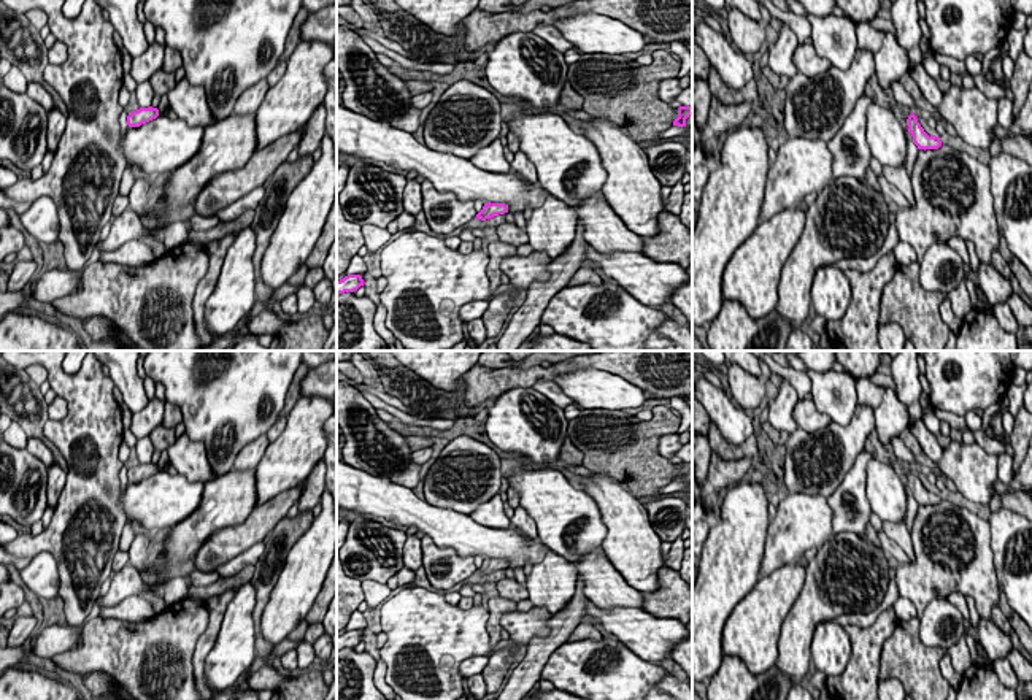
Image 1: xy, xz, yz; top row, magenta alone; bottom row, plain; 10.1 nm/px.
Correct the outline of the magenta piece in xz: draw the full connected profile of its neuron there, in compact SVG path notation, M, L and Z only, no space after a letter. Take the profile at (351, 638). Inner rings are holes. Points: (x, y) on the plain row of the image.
M348 630L343 635L337 637L337 651L345 648L356 648L360 641L364 641L360 630Z

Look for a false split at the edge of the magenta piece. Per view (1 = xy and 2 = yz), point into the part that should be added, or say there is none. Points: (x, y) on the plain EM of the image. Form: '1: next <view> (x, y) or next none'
1: next none
2: next none

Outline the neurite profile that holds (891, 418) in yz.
M884 387L881 405L875 410L875 430L878 440L888 444L894 437L899 437L908 425L908 411L902 405L891 387Z

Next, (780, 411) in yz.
M781 376L778 395L768 403L768 422L773 429L784 430L789 435L797 430L795 421L792 417L797 400L797 390L787 379Z

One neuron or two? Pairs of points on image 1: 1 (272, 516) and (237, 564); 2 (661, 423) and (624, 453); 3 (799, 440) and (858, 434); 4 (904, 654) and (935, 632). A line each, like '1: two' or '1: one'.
1: two
2: one
3: one
4: two

